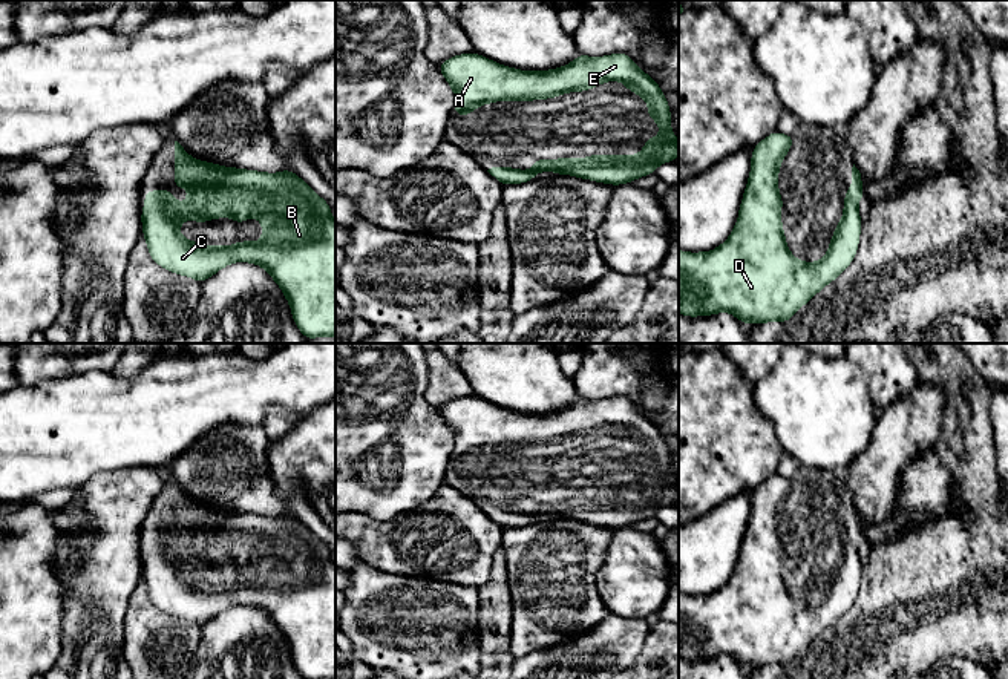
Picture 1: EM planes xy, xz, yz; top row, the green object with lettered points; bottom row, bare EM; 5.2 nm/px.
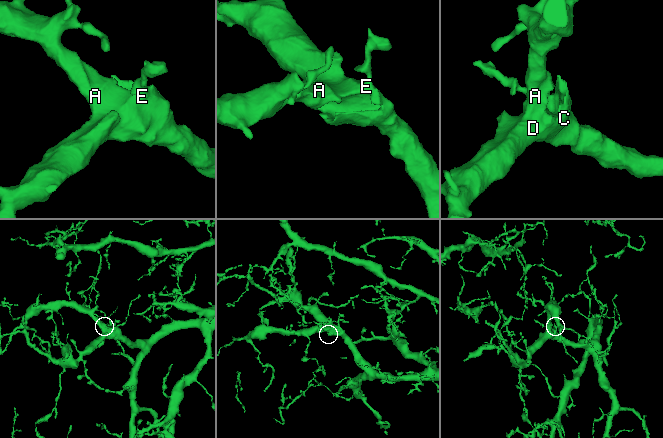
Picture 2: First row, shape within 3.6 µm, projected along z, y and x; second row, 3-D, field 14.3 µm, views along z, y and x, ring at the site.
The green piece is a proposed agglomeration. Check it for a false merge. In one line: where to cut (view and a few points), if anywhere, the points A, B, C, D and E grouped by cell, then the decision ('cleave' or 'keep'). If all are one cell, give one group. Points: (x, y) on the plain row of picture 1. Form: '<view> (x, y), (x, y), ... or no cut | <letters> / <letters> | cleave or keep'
no cut | A B C D E | keep

